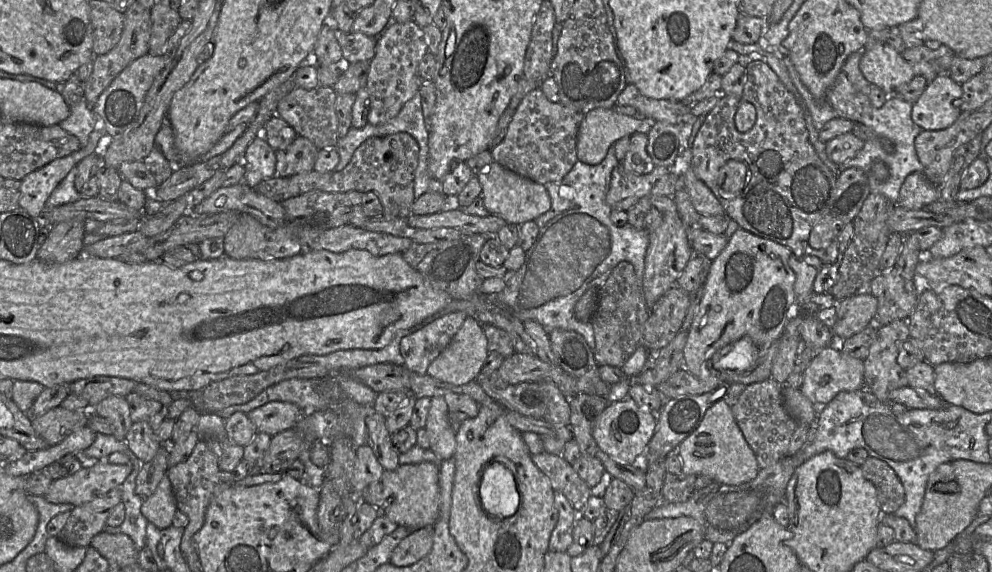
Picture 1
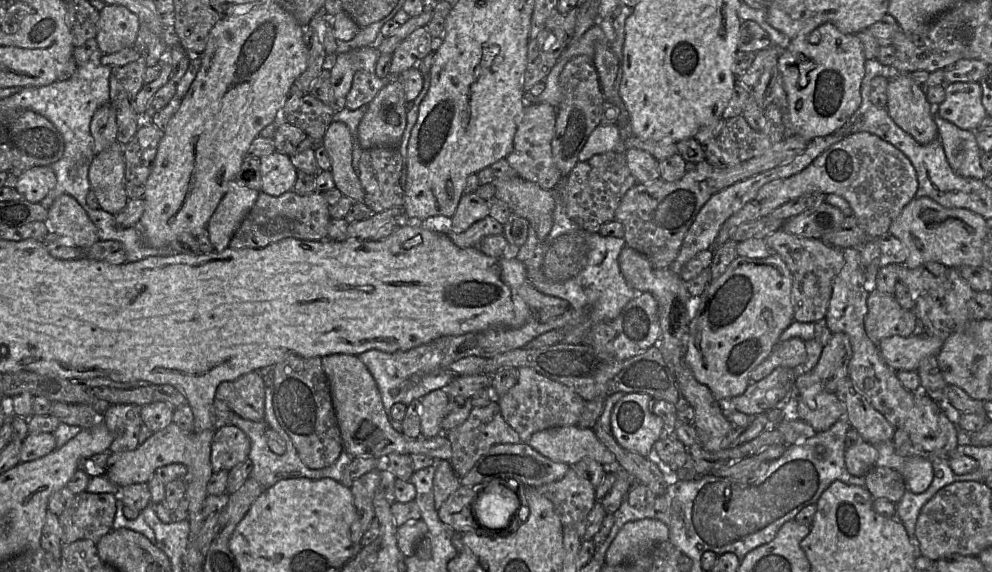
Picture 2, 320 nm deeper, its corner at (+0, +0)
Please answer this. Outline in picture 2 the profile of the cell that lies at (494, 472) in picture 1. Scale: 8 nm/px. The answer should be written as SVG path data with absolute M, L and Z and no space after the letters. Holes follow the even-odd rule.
M487 484L477 496L473 514L478 523L480 521L485 526L499 528L507 525L516 505L516 496L508 486Z

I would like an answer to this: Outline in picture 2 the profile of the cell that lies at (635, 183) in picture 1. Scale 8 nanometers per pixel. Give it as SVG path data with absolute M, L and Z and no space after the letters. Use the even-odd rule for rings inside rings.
M610 151L594 155L585 162L578 161L568 174L561 198L562 205L566 215L579 227L590 233L599 233L603 224L614 220L624 194L636 184L627 166L625 153Z

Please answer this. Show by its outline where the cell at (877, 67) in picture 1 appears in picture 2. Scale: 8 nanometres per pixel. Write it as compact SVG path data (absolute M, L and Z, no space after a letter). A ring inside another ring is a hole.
M895 73L888 80L886 110L899 127L909 133L918 143L926 145L938 137L938 127L934 120L935 107L927 100L923 85L917 84L910 74Z

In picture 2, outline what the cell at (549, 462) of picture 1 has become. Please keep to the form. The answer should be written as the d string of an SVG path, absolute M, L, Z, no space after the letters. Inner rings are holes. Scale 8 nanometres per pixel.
M525 442L495 444L475 462L465 476L460 478L460 484L478 492L487 484L504 484L506 480L513 480L520 486L536 488L561 479L569 467L566 463L555 462L541 455Z

